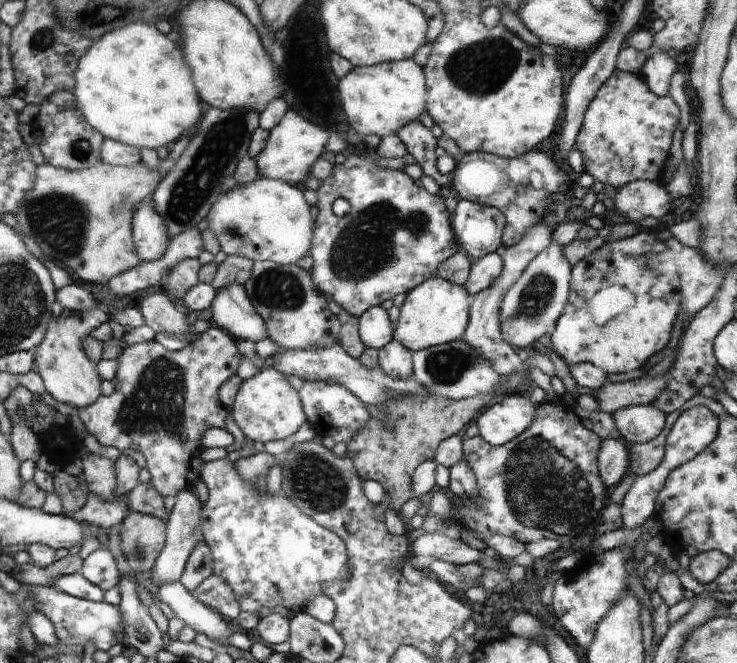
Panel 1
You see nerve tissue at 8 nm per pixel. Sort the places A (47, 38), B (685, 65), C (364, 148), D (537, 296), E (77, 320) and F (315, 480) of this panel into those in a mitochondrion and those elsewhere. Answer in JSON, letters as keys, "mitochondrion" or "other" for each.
{"A":"mitochondrion","B":"other","C":"other","D":"mitochondrion","E":"other","F":"mitochondrion"}

